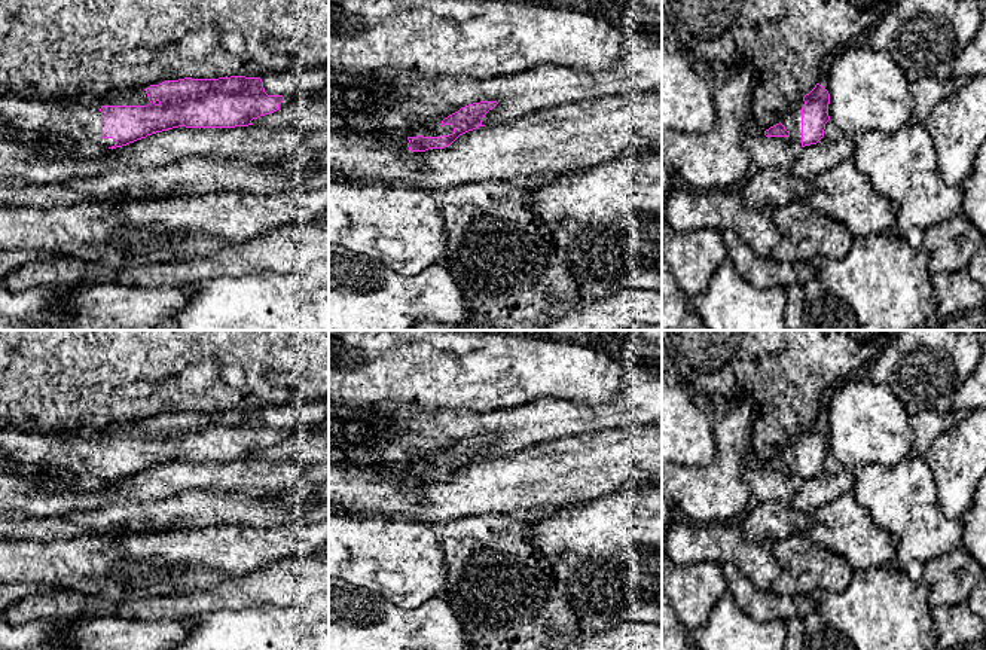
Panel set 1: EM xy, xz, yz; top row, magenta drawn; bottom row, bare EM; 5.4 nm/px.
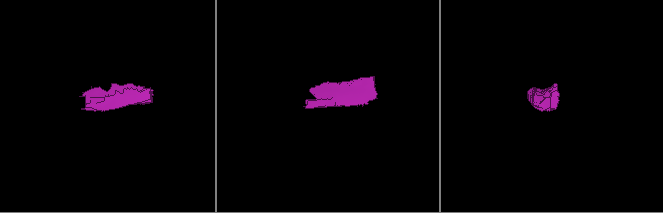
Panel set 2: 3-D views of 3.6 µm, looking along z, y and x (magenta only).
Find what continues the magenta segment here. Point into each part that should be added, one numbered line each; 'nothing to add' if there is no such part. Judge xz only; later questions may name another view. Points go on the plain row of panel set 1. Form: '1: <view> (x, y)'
1: xz (437, 464)

